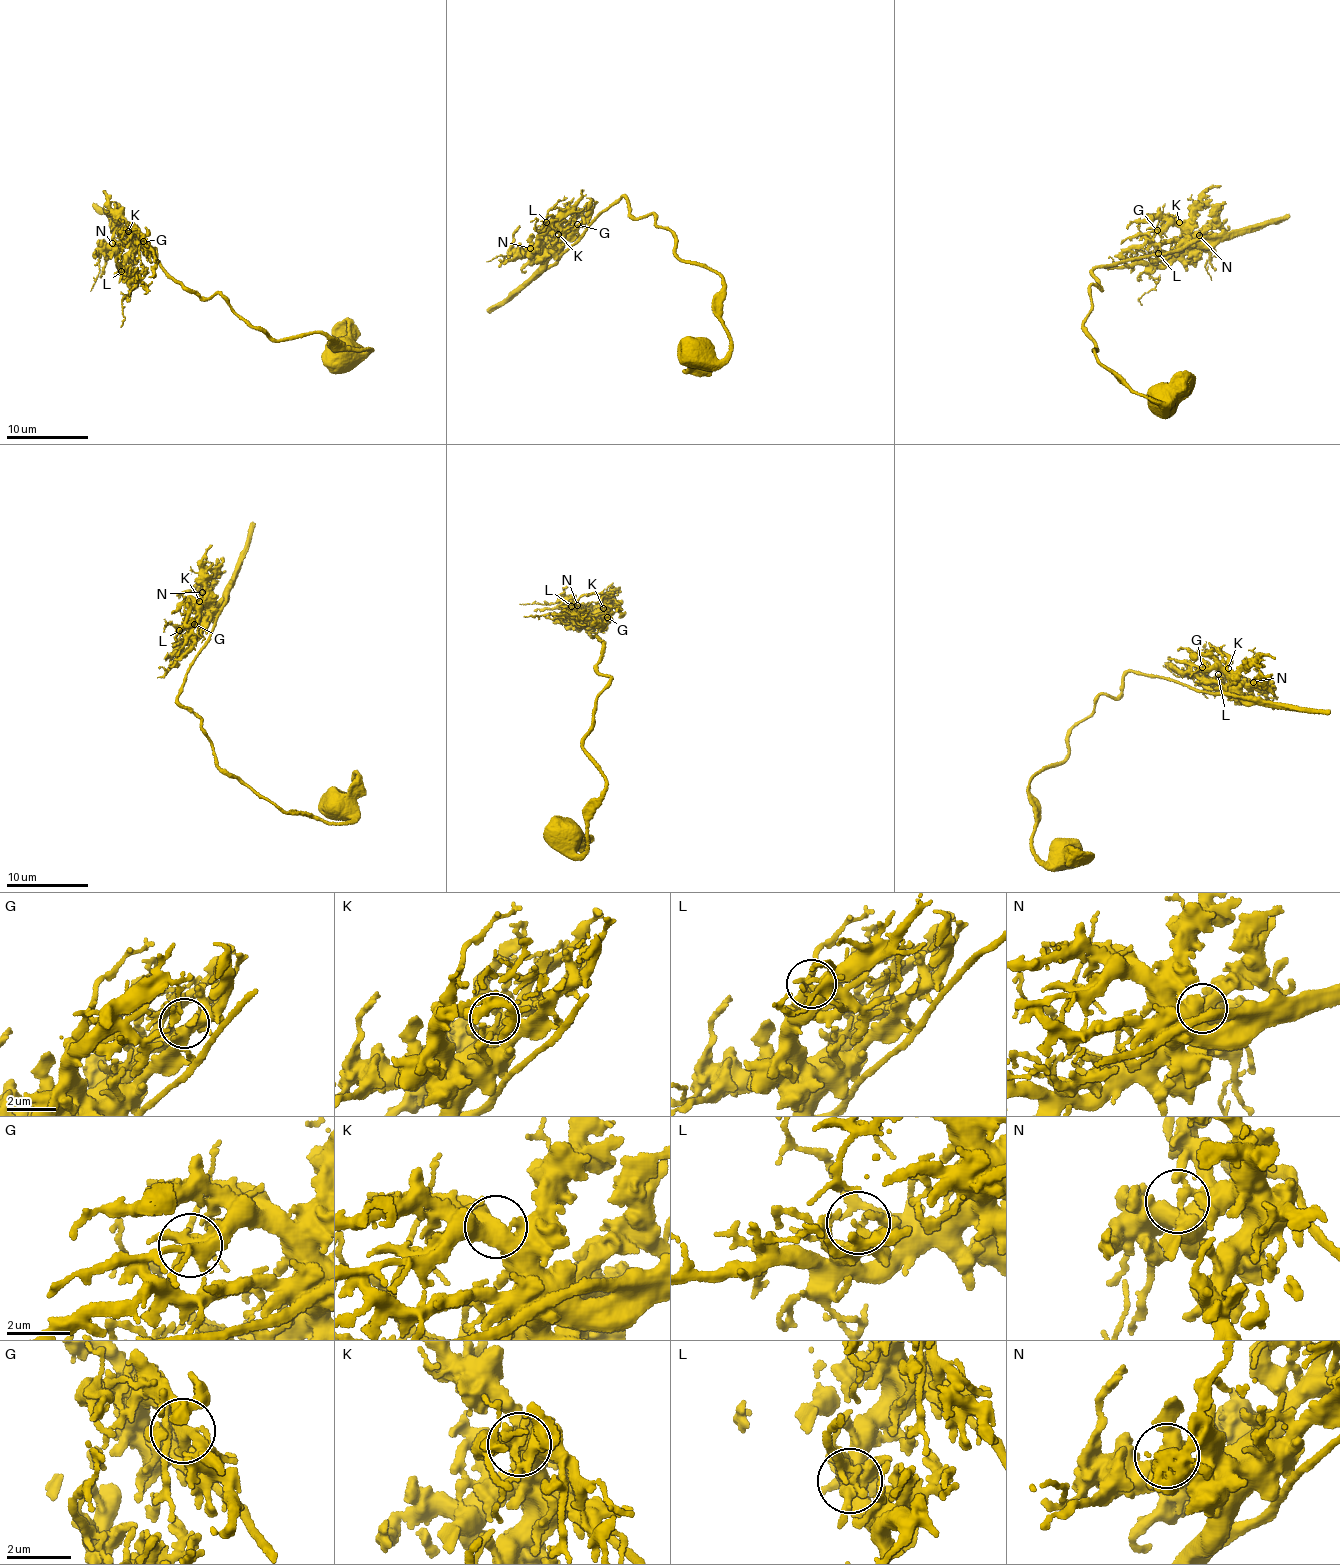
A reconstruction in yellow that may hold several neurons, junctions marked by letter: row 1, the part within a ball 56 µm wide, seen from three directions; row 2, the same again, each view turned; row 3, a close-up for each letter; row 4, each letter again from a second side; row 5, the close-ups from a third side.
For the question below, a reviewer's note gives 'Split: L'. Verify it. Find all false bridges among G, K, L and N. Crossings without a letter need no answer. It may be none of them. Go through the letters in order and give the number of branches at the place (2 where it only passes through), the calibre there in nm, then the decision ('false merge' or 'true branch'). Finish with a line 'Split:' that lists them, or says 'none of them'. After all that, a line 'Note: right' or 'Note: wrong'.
G: 5 | 280 nm | true branch
K: 3 | 480 nm | true branch
L: 3 | 190 nm | true branch
N: 2 | 340 nm | true branch
Split: none of them
Note: wrong

